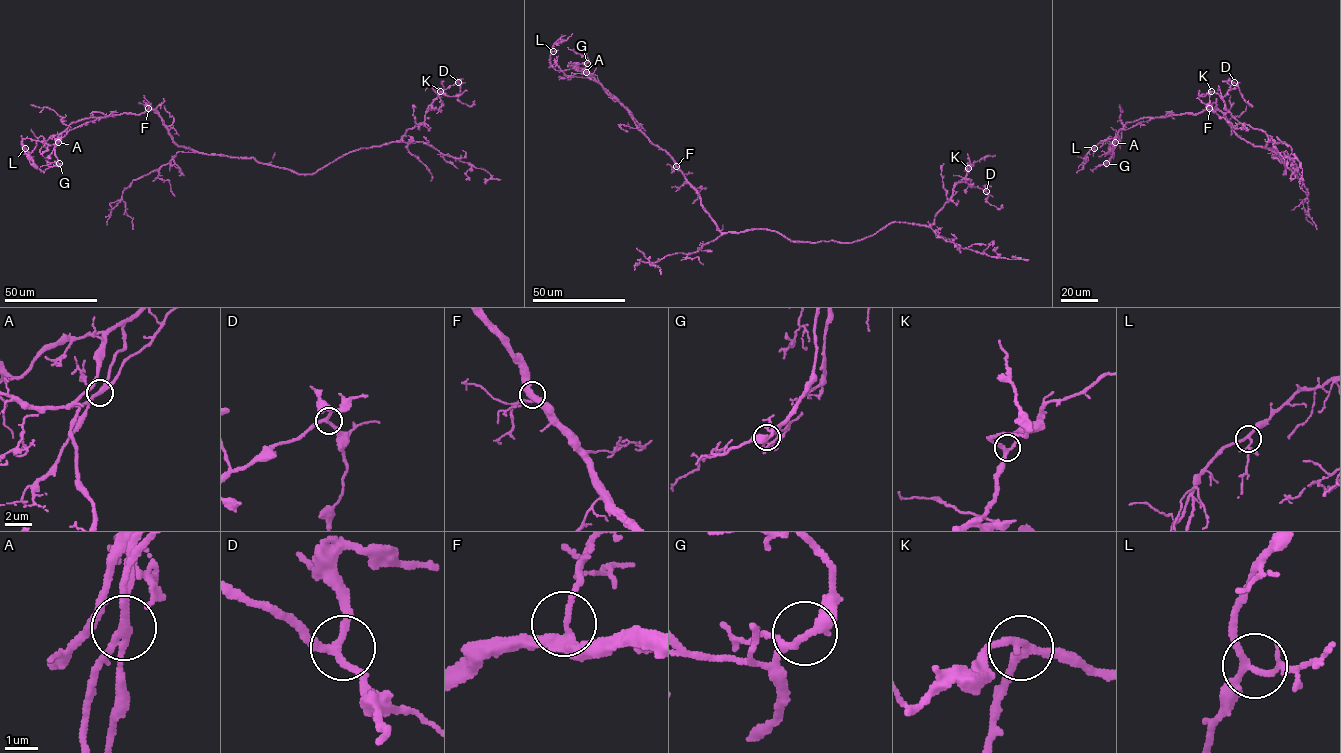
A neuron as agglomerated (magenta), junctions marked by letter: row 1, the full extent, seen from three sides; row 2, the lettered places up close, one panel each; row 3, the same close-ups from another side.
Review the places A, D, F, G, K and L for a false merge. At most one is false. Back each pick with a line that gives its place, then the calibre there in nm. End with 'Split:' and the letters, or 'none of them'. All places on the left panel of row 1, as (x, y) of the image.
Split: none of them

